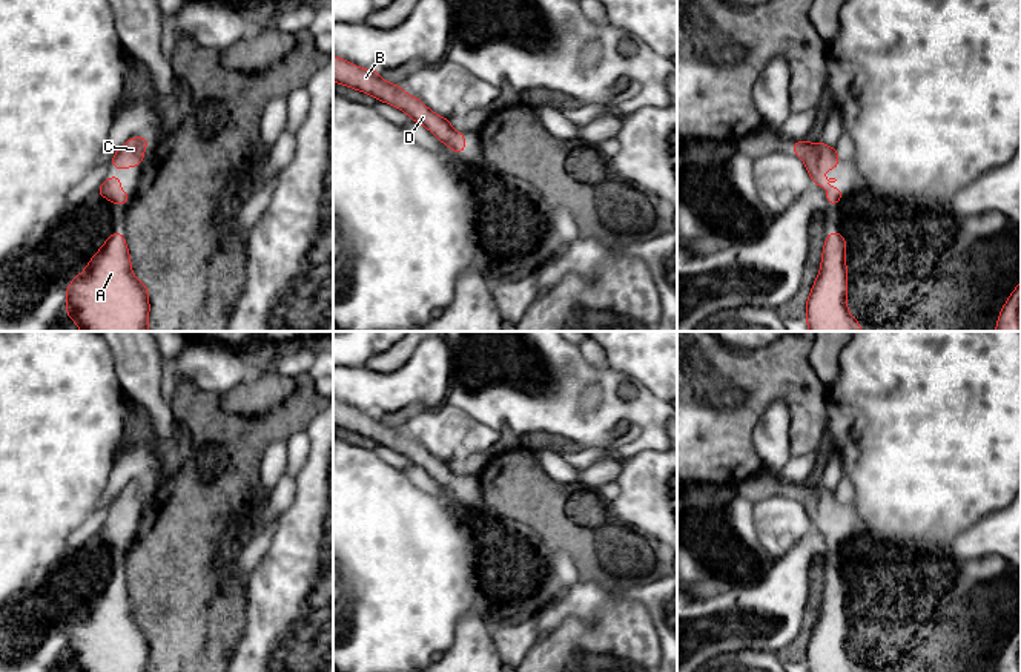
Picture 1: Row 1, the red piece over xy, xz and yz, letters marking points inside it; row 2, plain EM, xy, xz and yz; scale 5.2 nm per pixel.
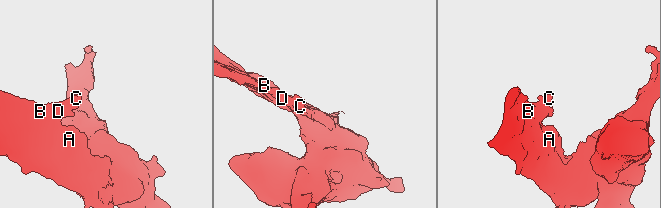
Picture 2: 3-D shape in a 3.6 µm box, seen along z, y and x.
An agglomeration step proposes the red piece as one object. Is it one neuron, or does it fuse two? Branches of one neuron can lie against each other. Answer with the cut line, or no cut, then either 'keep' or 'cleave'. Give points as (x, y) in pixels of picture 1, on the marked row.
no cut | keep

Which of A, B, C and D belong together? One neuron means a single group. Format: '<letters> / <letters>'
A B C D

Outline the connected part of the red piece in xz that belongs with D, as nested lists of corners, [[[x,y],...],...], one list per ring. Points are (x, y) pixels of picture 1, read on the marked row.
[[[333,55],[333,81],[401,109],[413,121],[425,126],[453,152],[461,153],[467,150],[464,132],[454,132],[450,120],[431,112],[419,98],[405,94],[399,84],[384,81],[378,71],[358,68]]]

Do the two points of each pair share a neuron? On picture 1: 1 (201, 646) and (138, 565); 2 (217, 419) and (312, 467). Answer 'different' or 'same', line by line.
1: same
2: different

